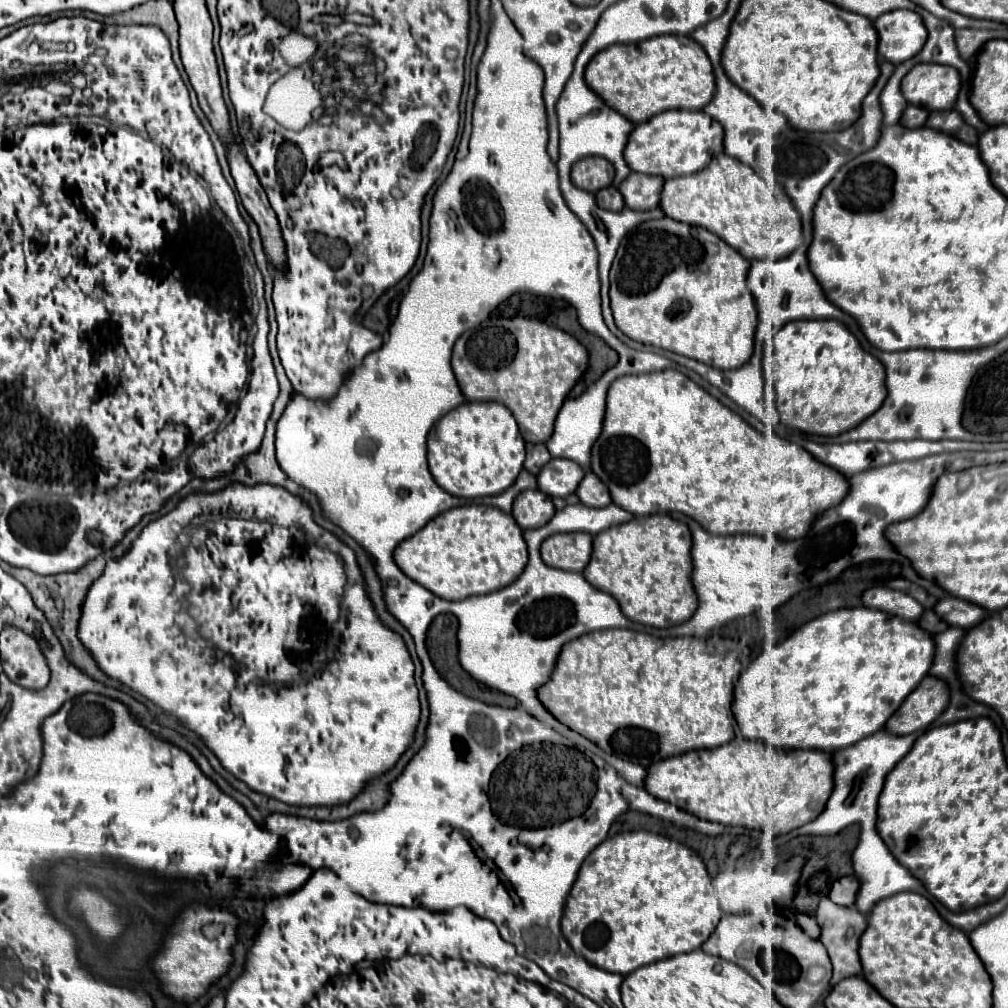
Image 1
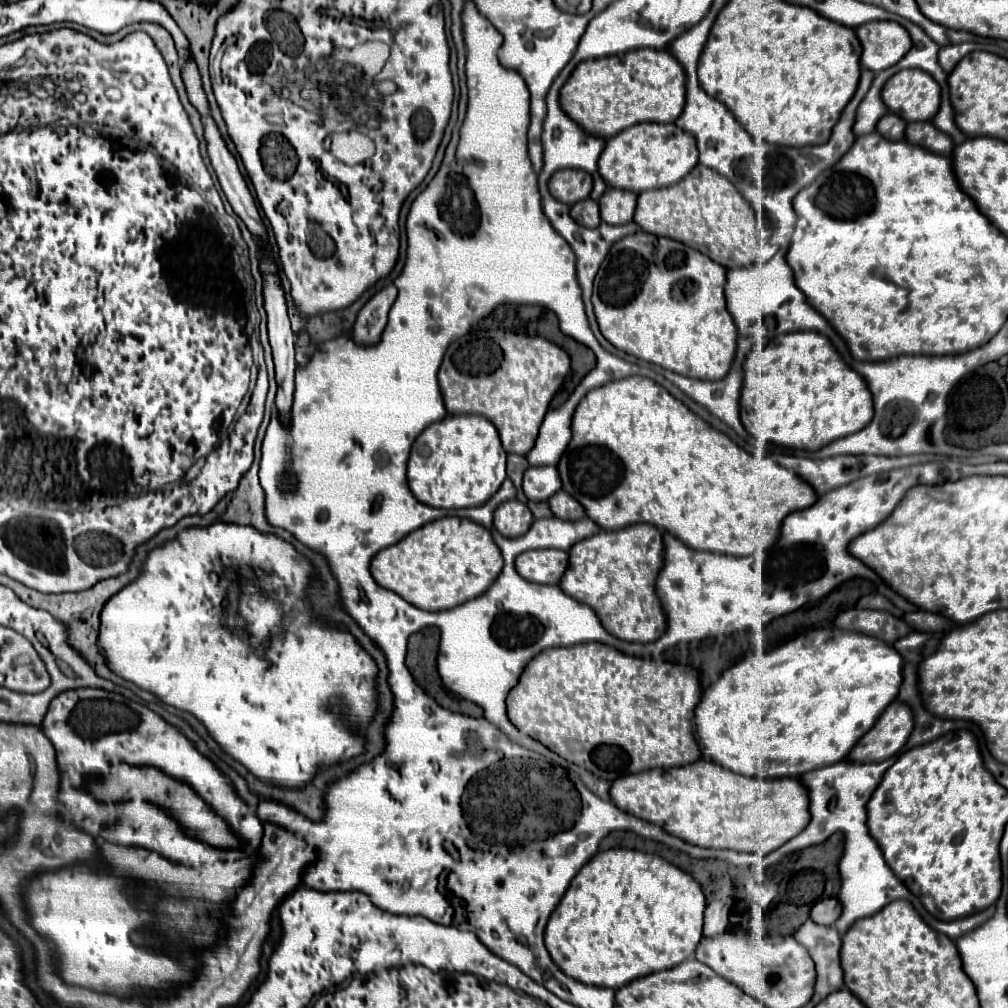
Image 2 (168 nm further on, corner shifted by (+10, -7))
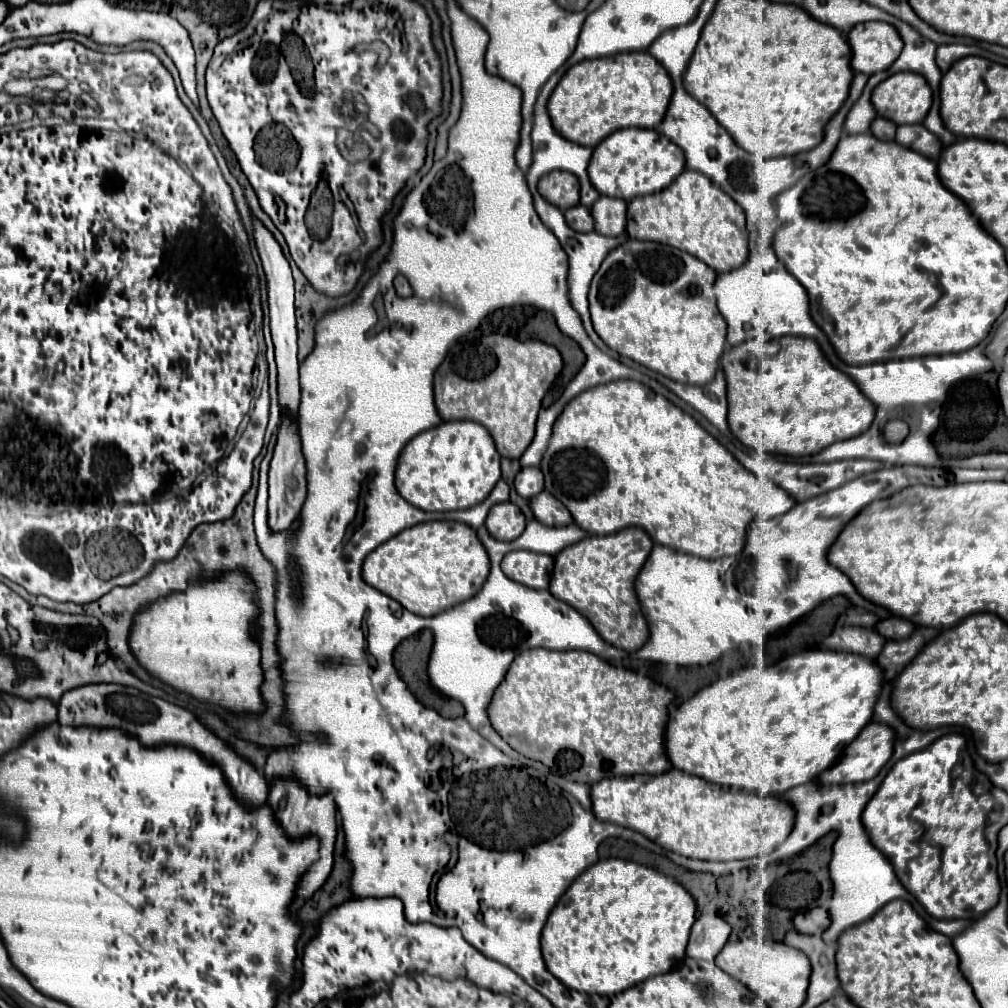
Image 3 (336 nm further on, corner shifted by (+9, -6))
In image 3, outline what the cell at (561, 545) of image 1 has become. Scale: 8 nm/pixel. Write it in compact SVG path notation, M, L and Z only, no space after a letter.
M510 551L502 561L502 571L532 589L548 589L554 557L532 551Z

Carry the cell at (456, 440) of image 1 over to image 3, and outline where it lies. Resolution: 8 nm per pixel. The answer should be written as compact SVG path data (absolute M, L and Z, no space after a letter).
M444 421L416 435L402 449L396 469L396 489L422 511L454 511L482 503L500 477L500 455L490 433L474 421Z

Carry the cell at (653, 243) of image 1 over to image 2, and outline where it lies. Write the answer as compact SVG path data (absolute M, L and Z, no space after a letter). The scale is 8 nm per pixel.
M637 232L613 244L593 282L593 310L601 334L617 350L671 372L697 380L715 380L715 372L727 372L735 356L737 328L725 308L725 268L695 248L671 238Z

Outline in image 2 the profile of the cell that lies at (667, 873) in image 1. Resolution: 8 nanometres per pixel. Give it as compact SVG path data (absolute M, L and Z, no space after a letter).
M613 848L593 856L571 880L571 886L547 922L545 948L557 968L561 968L561 972L565 972L569 978L591 986L619 990L631 980L669 970L687 960L703 938L703 910L705 896L689 874L671 866L659 856L627 848Z

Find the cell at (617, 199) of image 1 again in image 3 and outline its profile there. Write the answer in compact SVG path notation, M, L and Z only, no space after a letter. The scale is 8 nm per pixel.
M576 205L576 207L570 207L564 215L566 215L566 223L568 223L574 231L582 231L582 233L594 231L594 219L592 219L588 207Z

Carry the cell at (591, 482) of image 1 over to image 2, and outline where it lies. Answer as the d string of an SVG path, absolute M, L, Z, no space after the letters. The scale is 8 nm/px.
M557 492L549 498L549 510L553 512L555 518L561 518L561 520L581 520L585 516L583 508L577 506L577 502L571 498L571 496L565 496L565 492Z

